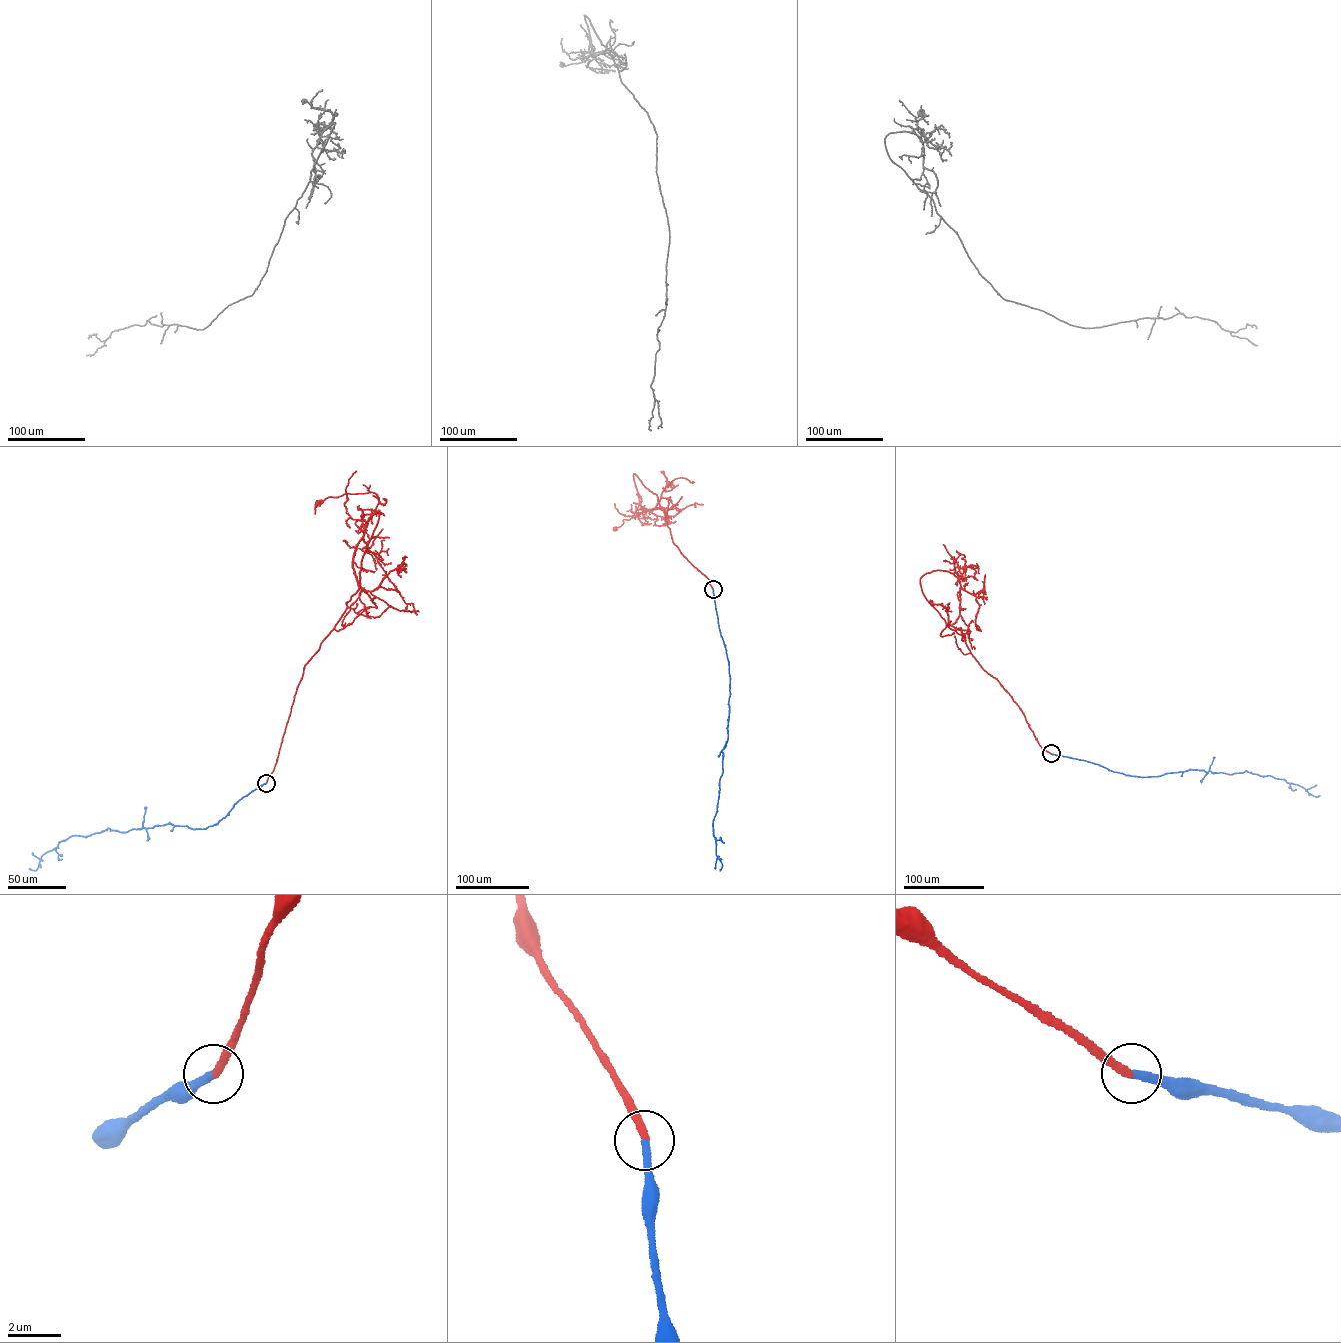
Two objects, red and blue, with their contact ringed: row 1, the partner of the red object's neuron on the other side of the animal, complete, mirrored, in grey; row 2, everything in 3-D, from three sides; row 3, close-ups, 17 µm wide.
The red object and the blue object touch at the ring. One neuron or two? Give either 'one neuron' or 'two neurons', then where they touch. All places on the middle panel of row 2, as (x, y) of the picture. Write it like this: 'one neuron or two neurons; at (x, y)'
one neuron; at (713, 589)

